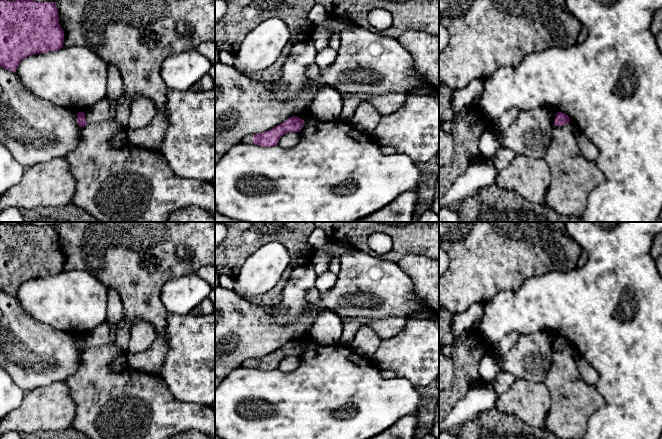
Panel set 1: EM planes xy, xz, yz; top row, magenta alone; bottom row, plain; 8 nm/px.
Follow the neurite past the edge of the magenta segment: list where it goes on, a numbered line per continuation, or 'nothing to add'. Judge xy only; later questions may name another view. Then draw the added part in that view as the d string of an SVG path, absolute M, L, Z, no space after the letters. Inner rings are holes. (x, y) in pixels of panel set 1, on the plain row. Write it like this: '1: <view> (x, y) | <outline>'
nothing to add

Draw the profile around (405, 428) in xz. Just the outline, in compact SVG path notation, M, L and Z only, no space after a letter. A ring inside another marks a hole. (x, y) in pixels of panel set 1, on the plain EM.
M419 412L402 417L394 425L371 439L413 439L419 423Z

